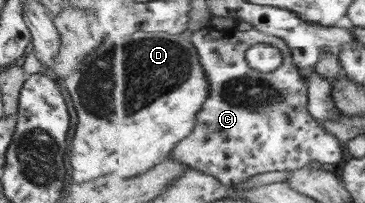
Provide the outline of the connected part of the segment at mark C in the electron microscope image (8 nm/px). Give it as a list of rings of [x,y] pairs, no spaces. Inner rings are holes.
[[[205,26],[198,30],[195,34],[190,36],[191,41],[194,43],[194,46],[199,51],[199,56],[205,66],[206,76],[208,76],[208,80],[210,80],[210,95],[208,95],[208,100],[202,105],[202,110],[198,113],[198,124],[194,127],[193,134],[188,135],[182,143],[178,143],[178,146],[172,152],[172,158],[178,160],[182,163],[188,164],[190,167],[194,167],[195,169],[201,170],[206,174],[215,176],[222,182],[222,184],[228,185],[229,187],[233,187],[236,184],[240,184],[240,182],[246,182],[248,178],[252,178],[252,176],[258,176],[258,174],[266,174],[266,172],[276,172],[276,170],[296,170],[298,168],[304,168],[310,164],[310,162],[318,161],[320,164],[333,164],[337,165],[341,163],[342,158],[344,156],[344,146],[343,142],[340,142],[336,136],[328,133],[320,124],[320,121],[316,120],[310,111],[308,110],[309,106],[309,86],[308,82],[303,78],[303,71],[298,68],[296,64],[294,64],[294,56],[292,54],[292,48],[284,42],[281,38],[277,36],[270,36],[266,33],[262,33],[258,31],[258,29],[254,26],[251,28],[236,28],[236,26],[232,28],[224,28],[218,29],[212,26]],[[256,44],[270,44],[270,46],[276,46],[276,48],[280,48],[282,50],[282,56],[284,56],[284,62],[281,68],[278,68],[276,71],[272,72],[262,72],[252,68],[250,64],[248,64],[248,50],[252,48],[252,46],[256,46]]]

